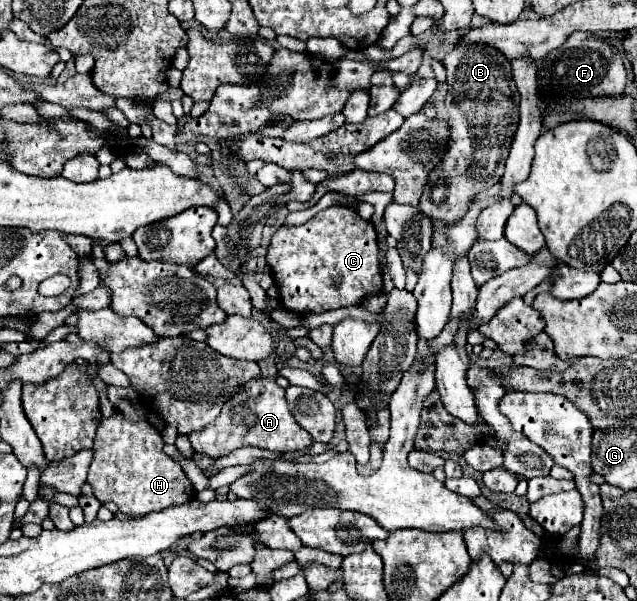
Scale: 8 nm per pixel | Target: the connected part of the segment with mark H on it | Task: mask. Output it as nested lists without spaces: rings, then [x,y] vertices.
[[[123,414],[103,418],[97,428],[93,450],[95,456],[89,466],[87,482],[93,486],[95,498],[101,504],[115,502],[123,514],[137,518],[175,504],[181,506],[193,498],[191,482],[187,496],[187,476],[183,468],[163,452],[163,438],[159,430],[149,426],[145,420],[129,422]]]

